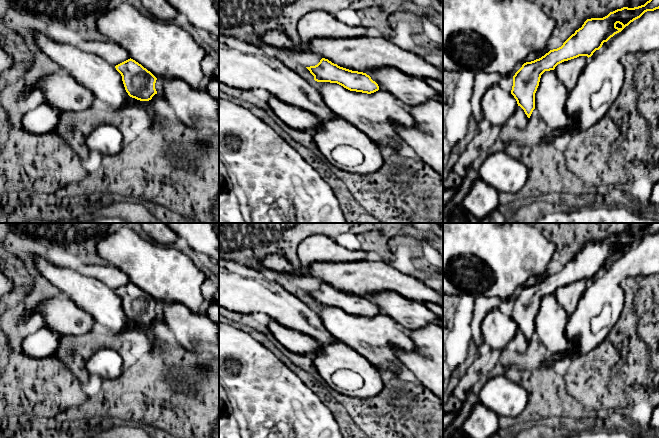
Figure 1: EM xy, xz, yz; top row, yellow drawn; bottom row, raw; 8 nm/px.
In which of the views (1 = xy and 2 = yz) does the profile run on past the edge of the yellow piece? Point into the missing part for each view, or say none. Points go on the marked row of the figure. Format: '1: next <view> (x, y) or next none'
1: next none
2: next none

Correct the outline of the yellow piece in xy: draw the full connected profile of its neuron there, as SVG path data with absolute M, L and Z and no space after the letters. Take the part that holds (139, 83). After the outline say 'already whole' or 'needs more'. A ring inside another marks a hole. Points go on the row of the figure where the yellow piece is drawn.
M130 58L115 68L121 74L125 90L130 97L149 101L157 94L155 89L157 78L135 60Z; already whole

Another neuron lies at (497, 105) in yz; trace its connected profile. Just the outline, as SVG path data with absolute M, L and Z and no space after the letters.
M494 84L488 88L481 99L483 119L501 127L514 114L517 106L517 101L511 92L502 89L499 84Z

